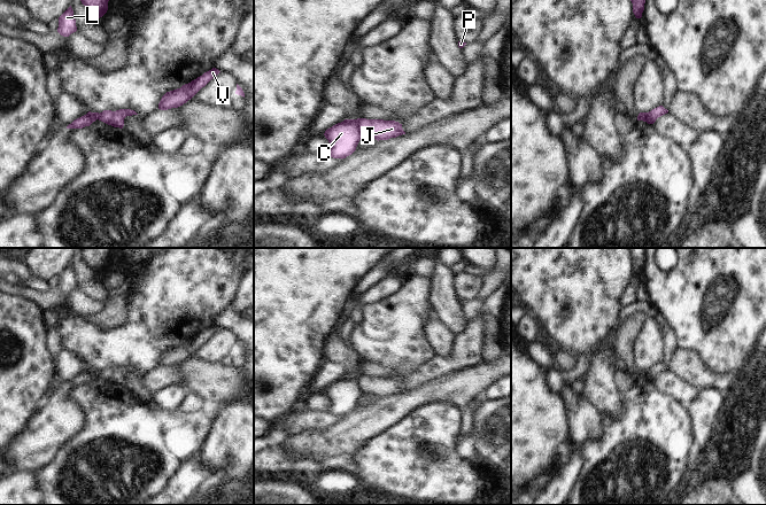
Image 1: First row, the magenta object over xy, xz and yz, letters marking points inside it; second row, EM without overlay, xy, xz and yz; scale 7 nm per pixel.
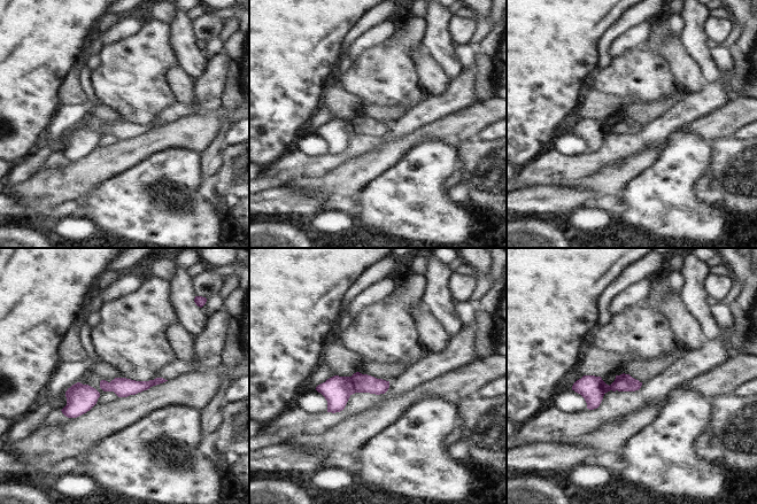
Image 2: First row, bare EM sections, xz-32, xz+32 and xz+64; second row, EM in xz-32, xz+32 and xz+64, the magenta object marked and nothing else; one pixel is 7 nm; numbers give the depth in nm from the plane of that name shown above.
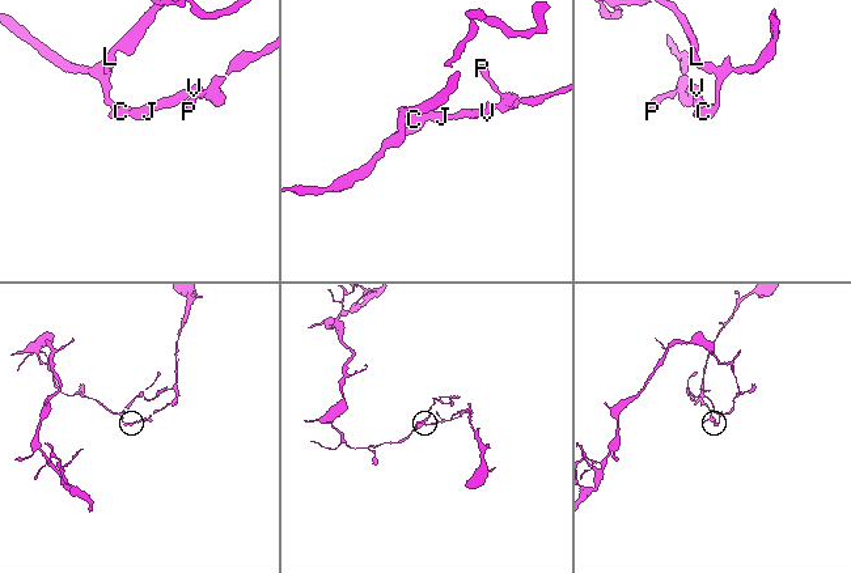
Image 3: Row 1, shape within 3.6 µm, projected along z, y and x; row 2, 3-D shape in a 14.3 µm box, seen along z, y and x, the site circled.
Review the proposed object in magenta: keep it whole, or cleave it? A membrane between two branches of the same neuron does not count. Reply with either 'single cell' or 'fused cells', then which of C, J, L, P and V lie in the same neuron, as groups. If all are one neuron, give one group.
fused cells; C L / J P V

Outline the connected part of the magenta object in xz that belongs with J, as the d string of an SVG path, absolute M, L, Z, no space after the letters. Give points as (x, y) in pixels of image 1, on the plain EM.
M357 375L357 384L363 394L388 397L405 391L402 381L395 378Z

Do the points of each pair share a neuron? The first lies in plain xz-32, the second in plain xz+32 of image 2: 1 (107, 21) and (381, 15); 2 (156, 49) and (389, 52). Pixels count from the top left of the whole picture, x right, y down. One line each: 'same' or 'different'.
1: same
2: same

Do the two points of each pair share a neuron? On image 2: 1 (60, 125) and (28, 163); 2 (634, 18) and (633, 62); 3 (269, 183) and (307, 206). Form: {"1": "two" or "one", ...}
{"1": "one", "2": "two", "3": "two"}

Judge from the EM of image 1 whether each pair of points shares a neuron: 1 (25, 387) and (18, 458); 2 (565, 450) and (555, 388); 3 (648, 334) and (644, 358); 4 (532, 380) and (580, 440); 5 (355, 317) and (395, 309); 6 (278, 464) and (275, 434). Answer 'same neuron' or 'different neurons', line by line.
1: different neurons
2: different neurons
3: same neuron
4: different neurons
5: different neurons
6: different neurons

